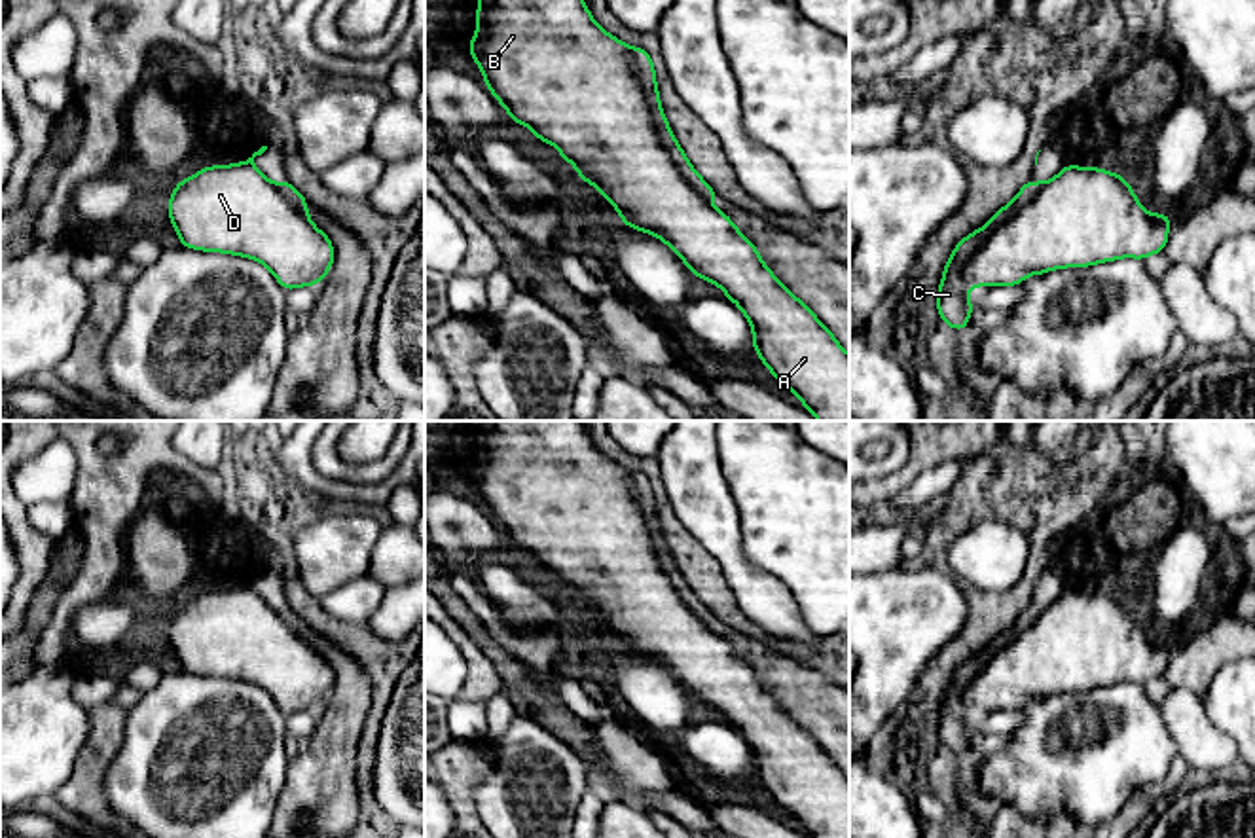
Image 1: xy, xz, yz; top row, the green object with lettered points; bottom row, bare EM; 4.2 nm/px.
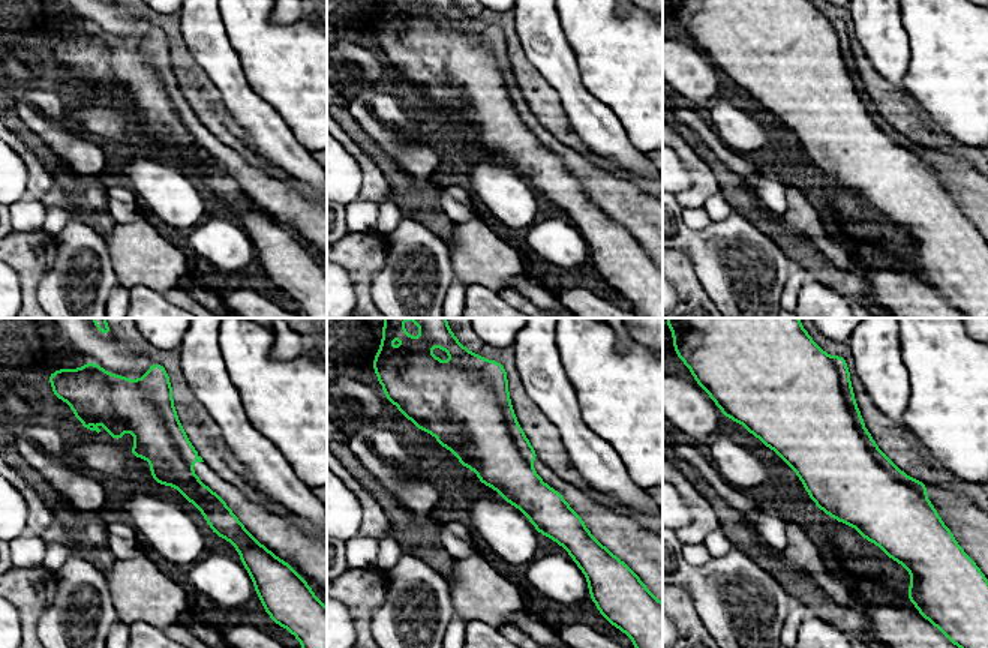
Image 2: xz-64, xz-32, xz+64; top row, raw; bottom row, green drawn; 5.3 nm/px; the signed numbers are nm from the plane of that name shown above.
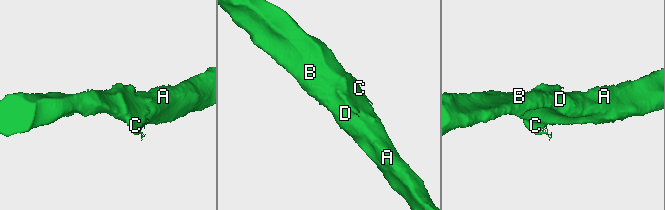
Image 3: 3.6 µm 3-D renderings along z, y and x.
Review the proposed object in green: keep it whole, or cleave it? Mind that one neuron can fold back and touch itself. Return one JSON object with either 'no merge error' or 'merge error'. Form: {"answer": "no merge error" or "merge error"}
{"answer": "merge error"}

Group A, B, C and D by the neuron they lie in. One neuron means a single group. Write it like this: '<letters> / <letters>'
A B D / C

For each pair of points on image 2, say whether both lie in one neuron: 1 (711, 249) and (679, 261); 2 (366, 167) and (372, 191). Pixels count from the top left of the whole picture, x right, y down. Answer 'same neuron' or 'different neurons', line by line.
1: different neurons
2: same neuron

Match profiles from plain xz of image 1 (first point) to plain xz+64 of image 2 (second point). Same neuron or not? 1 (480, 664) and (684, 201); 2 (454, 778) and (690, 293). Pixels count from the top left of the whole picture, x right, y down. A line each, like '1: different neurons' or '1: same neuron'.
1: same neuron
2: same neuron

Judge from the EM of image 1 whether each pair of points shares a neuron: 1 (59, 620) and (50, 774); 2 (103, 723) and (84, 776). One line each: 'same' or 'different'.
1: different
2: same

